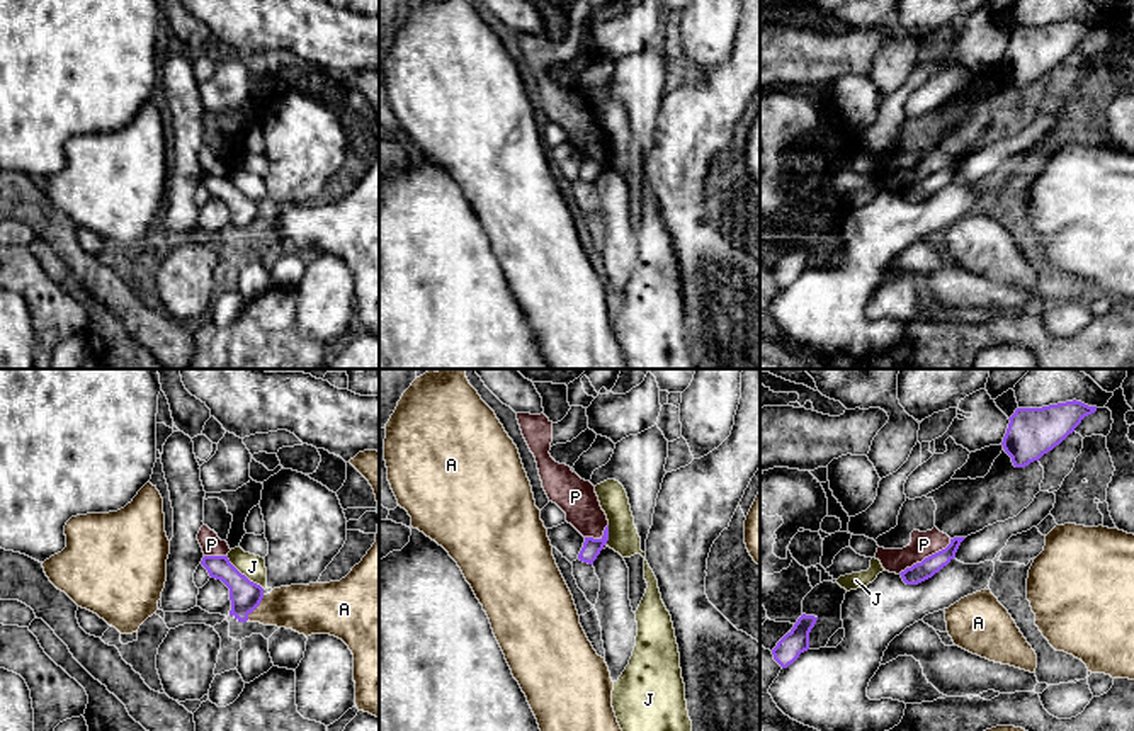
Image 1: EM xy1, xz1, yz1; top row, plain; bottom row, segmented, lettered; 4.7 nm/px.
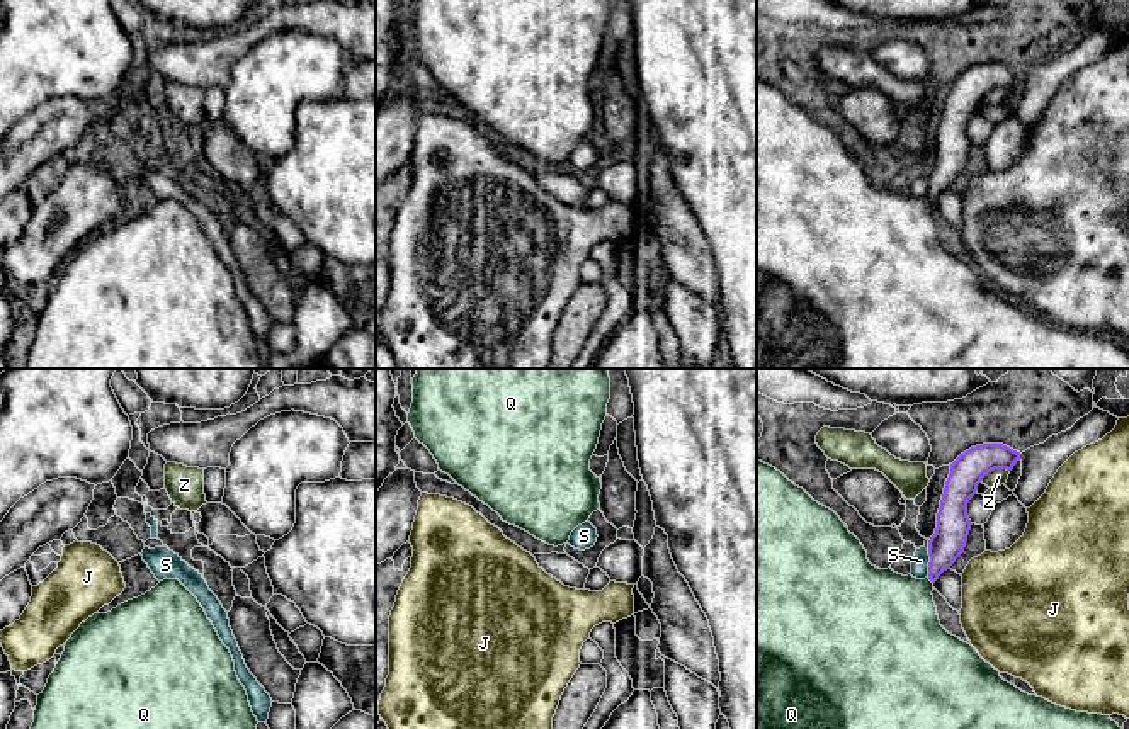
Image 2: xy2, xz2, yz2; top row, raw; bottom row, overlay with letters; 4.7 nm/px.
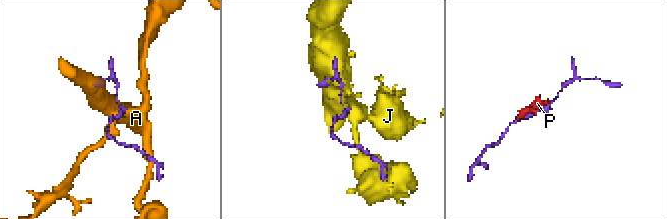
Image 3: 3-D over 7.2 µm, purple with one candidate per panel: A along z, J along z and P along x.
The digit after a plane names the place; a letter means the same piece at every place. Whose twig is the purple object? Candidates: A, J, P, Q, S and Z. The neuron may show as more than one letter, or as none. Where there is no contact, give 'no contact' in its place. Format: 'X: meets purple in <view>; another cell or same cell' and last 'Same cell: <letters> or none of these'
A: meets purple in xy1; another cell
J: meets purple in xy1; another cell
P: meets purple in yz1; another cell
Q: meets purple in yz2; same cell
S: meets purple in yz2; another cell
Z: meets purple in yz2; another cell
Same cell: Q

